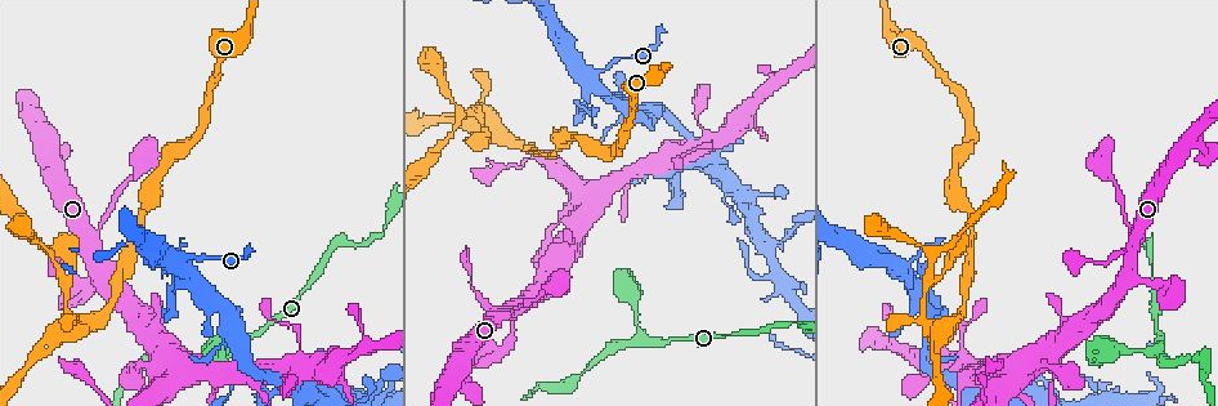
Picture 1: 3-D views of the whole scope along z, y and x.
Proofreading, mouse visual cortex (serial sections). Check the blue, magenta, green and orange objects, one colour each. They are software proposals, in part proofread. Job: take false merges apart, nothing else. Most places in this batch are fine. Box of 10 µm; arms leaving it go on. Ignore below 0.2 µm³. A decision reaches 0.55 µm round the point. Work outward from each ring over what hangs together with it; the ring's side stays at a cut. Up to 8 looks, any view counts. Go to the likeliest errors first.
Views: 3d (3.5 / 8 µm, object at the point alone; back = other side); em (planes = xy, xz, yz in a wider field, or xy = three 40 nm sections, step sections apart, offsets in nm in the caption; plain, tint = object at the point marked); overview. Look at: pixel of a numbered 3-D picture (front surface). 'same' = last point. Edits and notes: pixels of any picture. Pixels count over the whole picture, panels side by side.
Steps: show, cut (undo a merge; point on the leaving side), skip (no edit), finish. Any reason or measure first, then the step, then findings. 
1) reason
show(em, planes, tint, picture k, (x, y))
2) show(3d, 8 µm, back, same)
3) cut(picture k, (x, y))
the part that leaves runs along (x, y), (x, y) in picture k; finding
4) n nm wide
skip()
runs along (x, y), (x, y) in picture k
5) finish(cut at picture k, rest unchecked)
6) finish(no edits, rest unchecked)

a fork
show(3d, 3.5 µm, back, picture 1, (1159, 345))

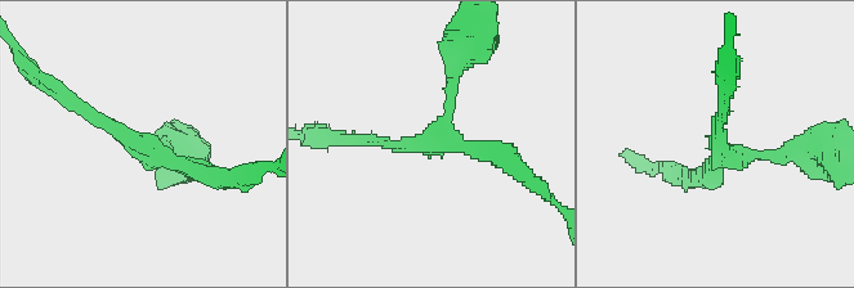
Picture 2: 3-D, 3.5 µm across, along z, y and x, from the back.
now the EM
show(em, xy, step 5, plain, picture 2, (144, 144))

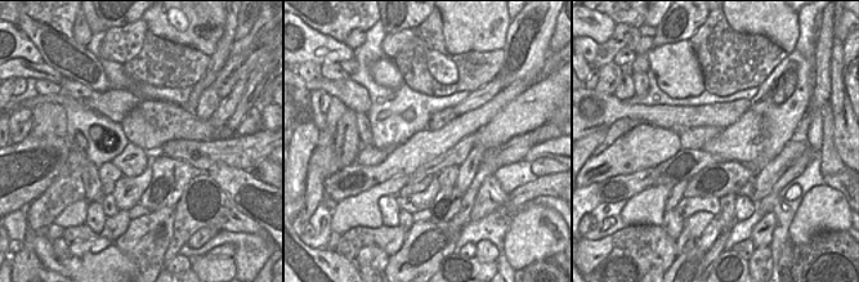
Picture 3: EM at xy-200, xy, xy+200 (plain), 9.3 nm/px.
show(em, xy, step 5, tint, same)

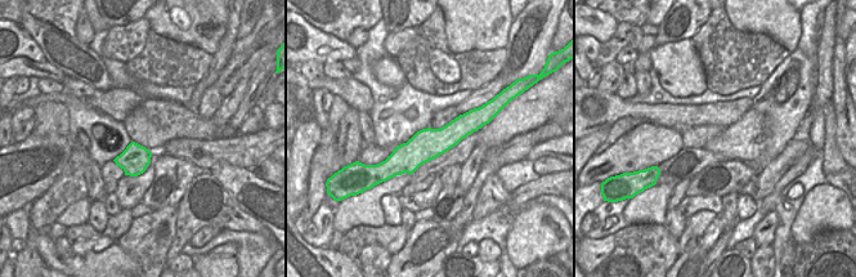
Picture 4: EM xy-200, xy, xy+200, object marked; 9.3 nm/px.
skip()
all the same cell

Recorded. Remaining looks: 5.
sharp bend
show(3d, 3.5 µm, back, picture 1, (73, 330))

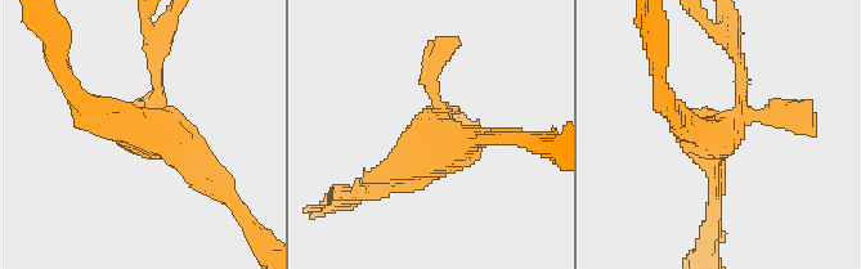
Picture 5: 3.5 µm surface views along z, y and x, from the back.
need the tissue
show(em, xy, step 5, tint, picture 5, (148, 131))

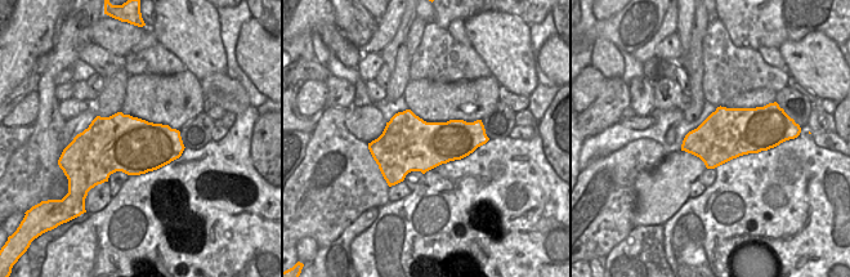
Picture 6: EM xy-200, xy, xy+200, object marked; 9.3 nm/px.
skip()
runs along (375, 185), (434, 143), (445, 113) in picture 5; all the same cell

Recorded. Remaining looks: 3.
branch point
show(3d, 8 µm, picture 1, (894, 264))

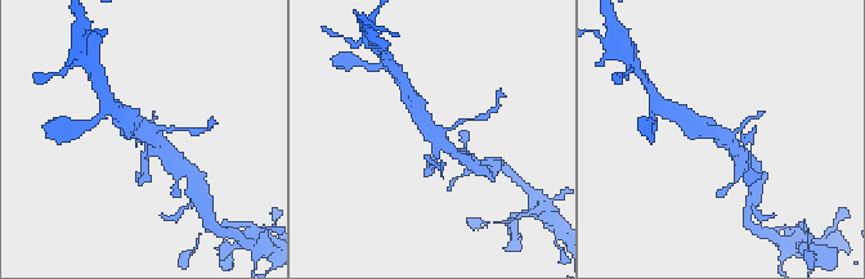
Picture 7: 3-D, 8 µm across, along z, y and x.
show(em, xy, step 1, tint, same)

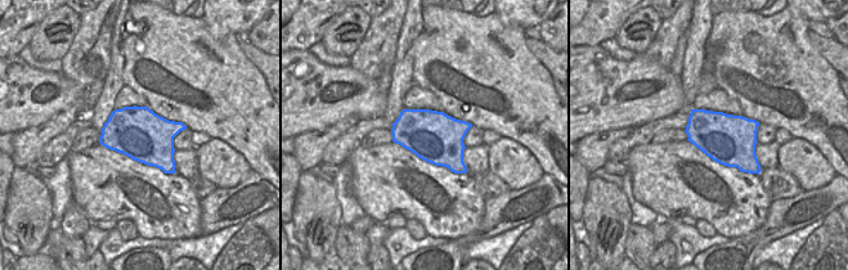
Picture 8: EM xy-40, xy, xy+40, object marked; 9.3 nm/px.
skip()
runs along (703, 130), (715, 127), (743, 153) in picture 7; all the same cell

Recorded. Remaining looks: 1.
finish(no edits, rest unchecked)

